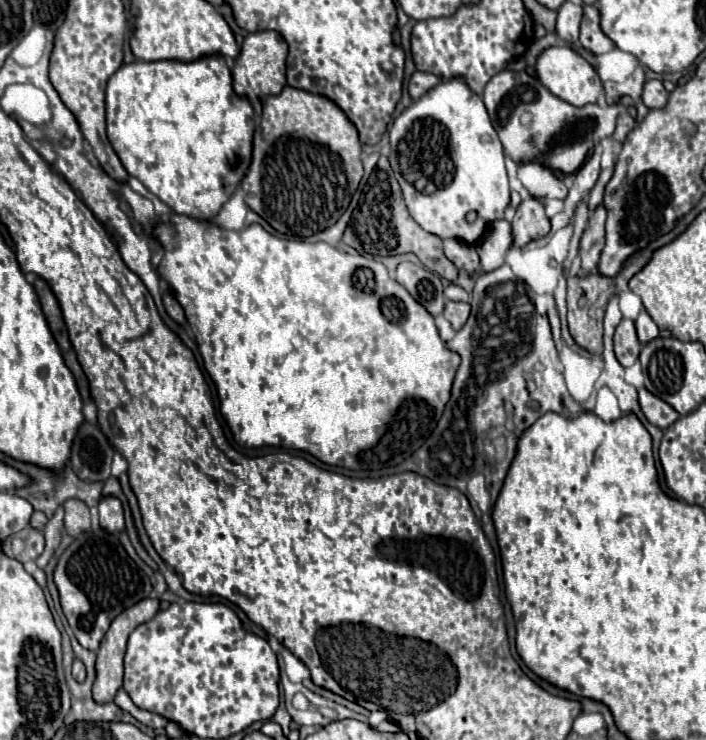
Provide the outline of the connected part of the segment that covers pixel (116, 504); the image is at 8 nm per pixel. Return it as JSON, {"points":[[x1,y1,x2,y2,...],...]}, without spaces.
{"points":[[103,496,99,502,99,520,105,530,117,530,117,534,125,528,123,522,123,506,115,496]]}

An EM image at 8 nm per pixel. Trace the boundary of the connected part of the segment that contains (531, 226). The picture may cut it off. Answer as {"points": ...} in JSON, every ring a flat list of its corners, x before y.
{"points":[[527,198,519,204,515,218,511,222,513,230,513,244,511,248,521,248,529,244,531,240,539,240,549,234,551,224,549,218,545,216,543,206,535,198]]}

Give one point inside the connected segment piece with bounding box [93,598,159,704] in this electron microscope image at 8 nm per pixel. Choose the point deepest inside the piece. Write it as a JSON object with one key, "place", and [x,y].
{"place":[109,678]}

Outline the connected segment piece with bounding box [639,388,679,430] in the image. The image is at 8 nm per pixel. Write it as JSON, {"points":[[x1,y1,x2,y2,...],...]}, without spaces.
{"points":[[645,388,639,390,639,402,641,402,641,408,643,408,647,420,649,420,653,426,661,428,661,430,669,428,669,426,679,418,679,414,677,414,677,410,675,410,673,406,669,406,669,404,663,402,661,398,653,396,653,394,647,392]]}

